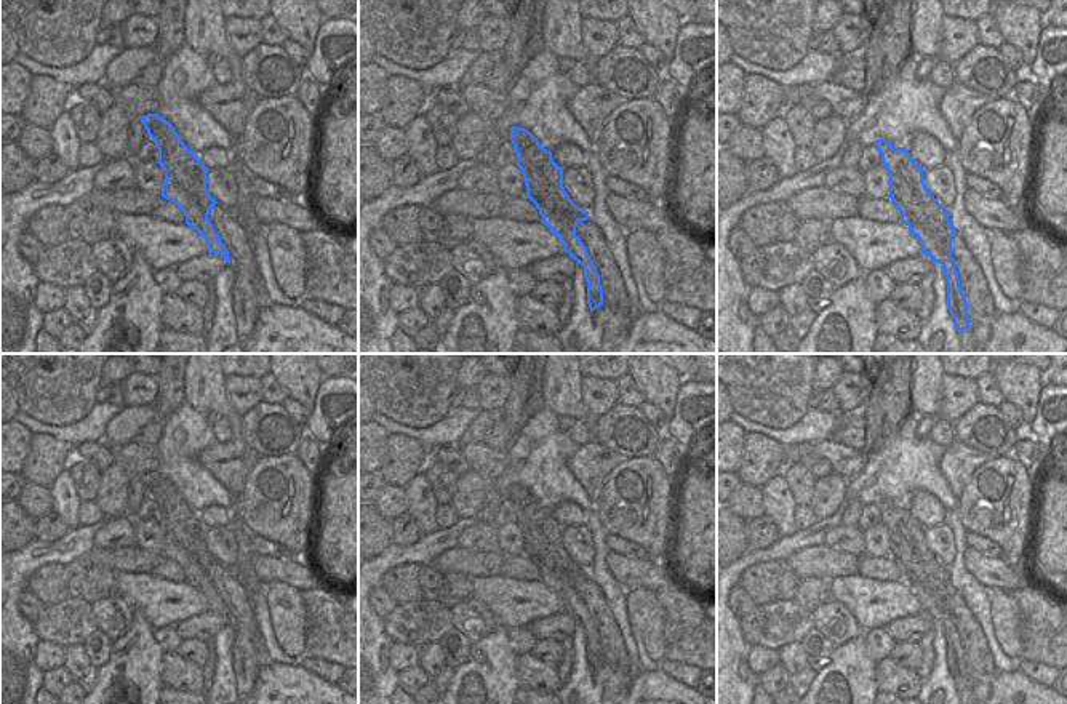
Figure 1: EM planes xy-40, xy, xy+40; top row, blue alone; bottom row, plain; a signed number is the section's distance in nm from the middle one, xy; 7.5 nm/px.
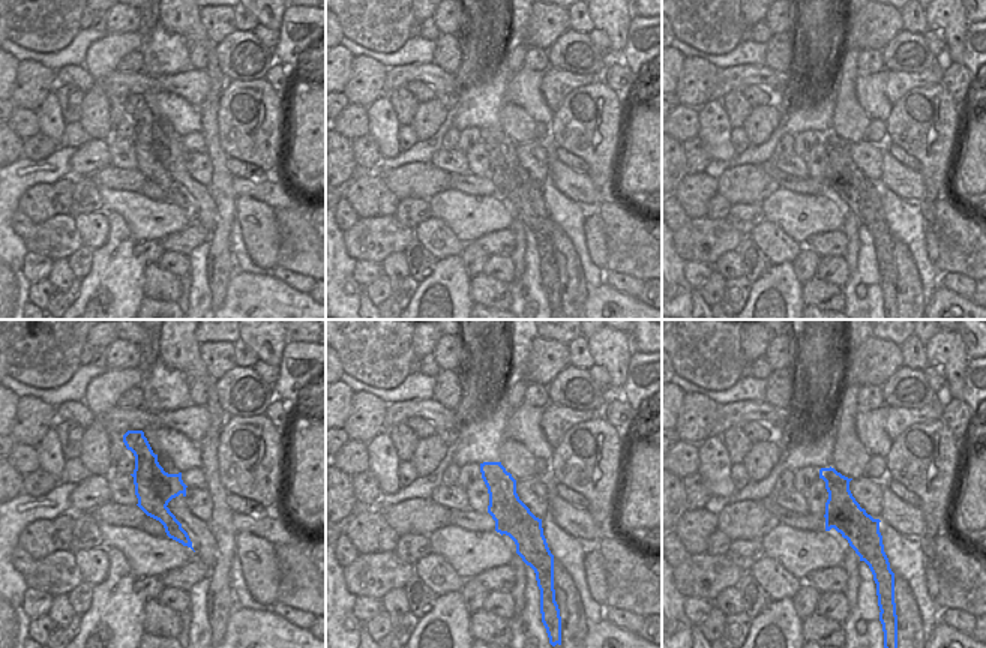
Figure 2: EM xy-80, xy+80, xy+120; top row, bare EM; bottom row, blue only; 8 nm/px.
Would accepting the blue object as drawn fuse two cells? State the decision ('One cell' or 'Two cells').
Two cells

